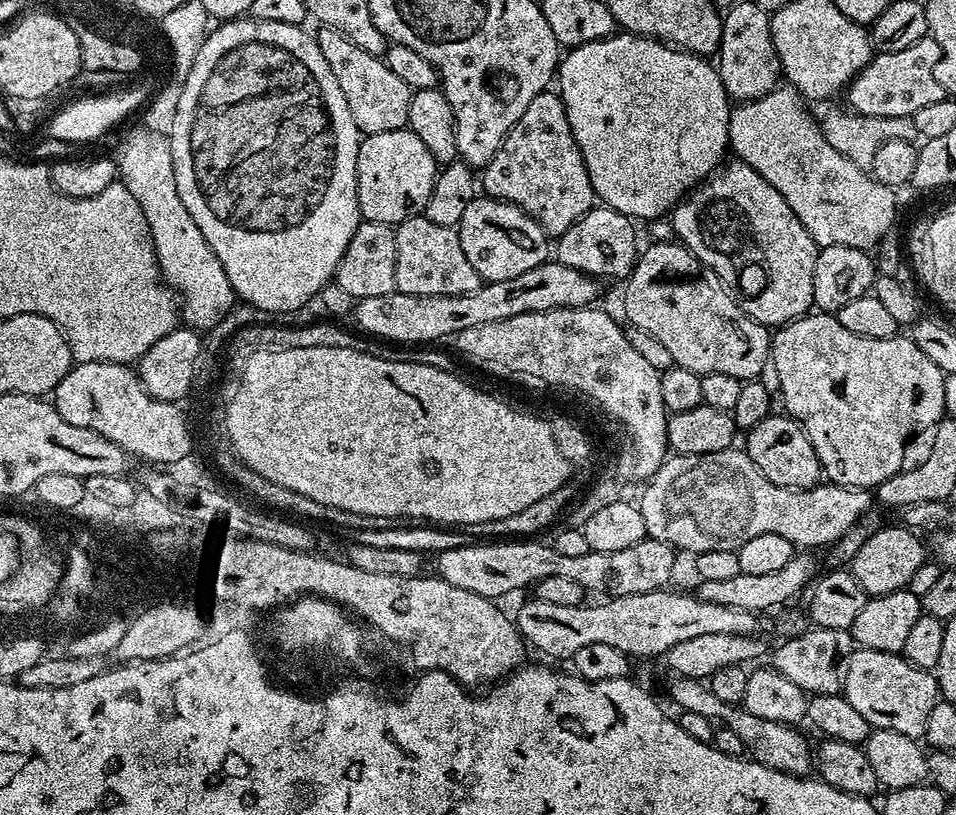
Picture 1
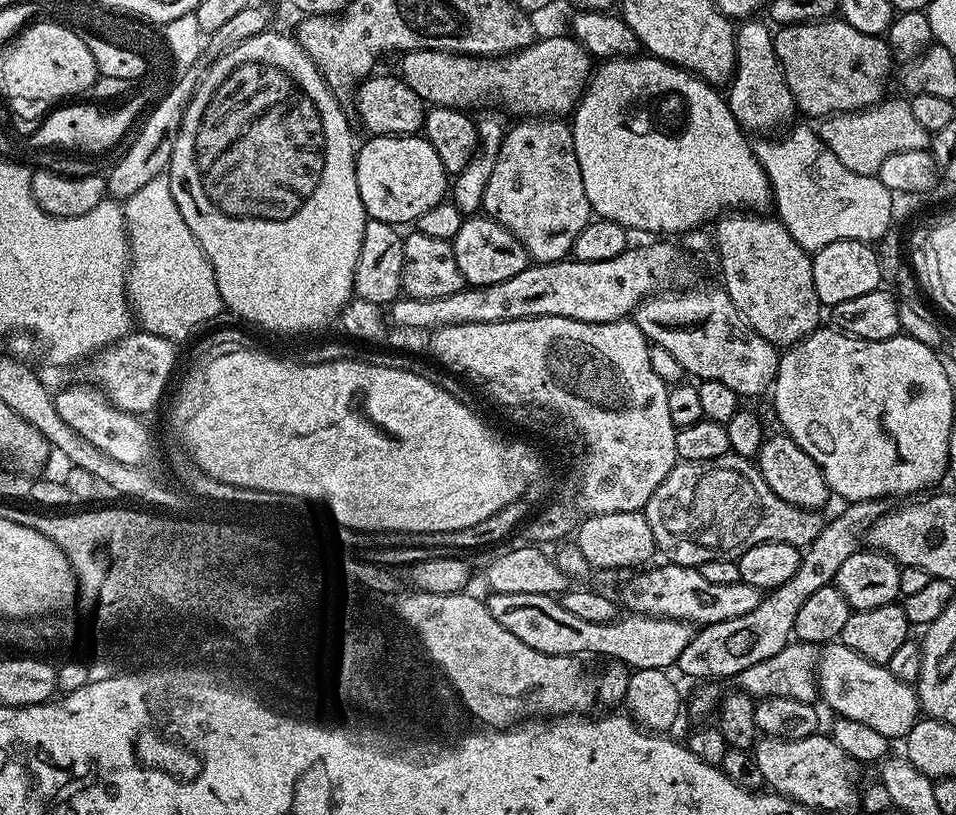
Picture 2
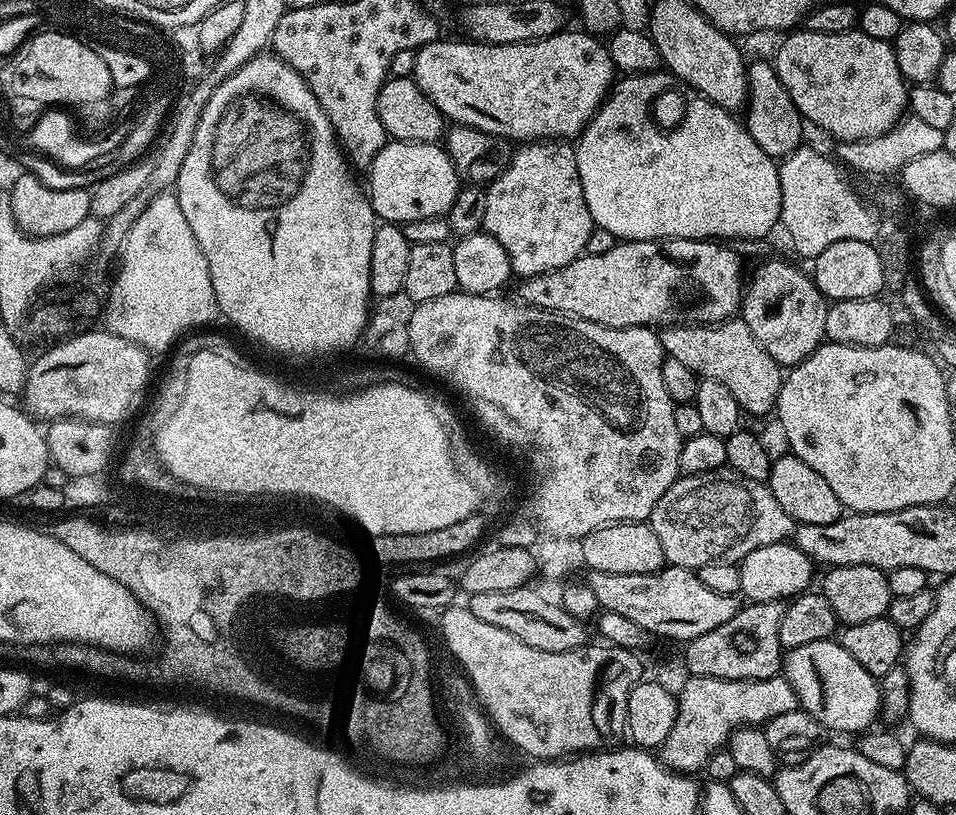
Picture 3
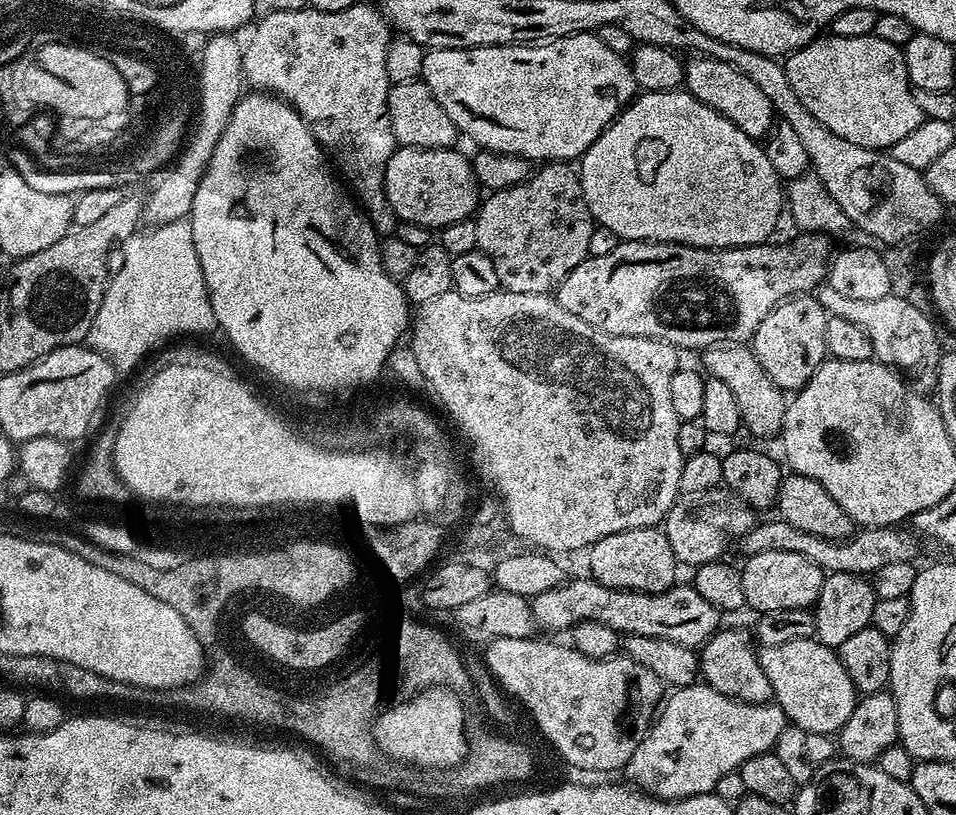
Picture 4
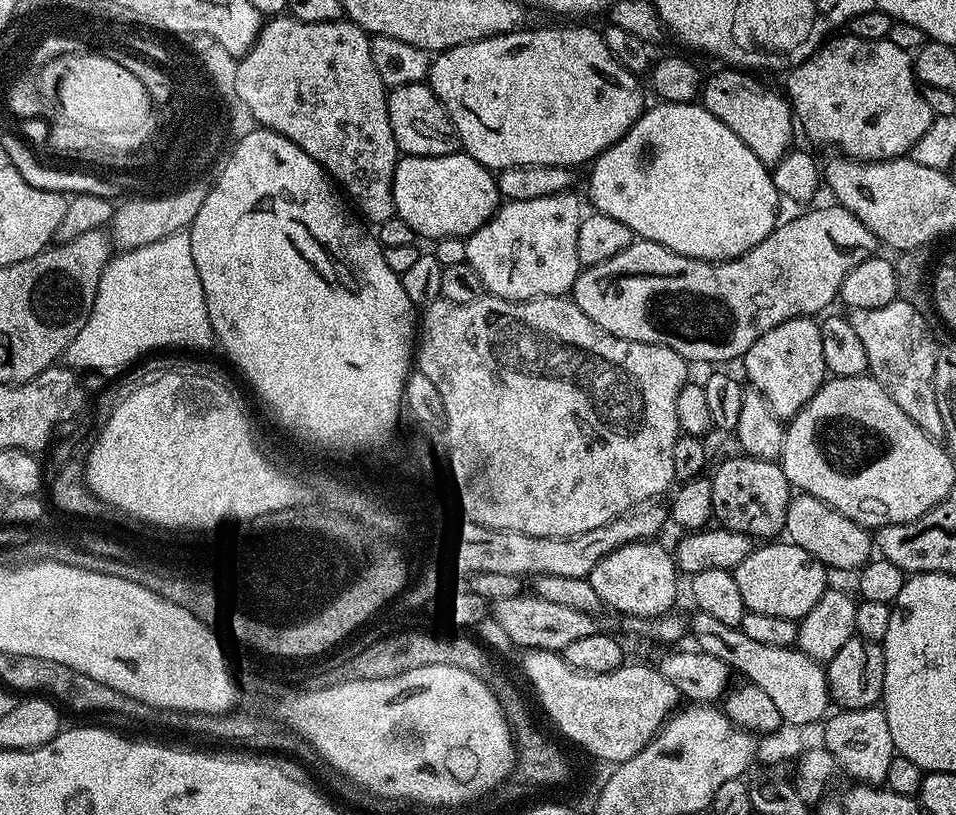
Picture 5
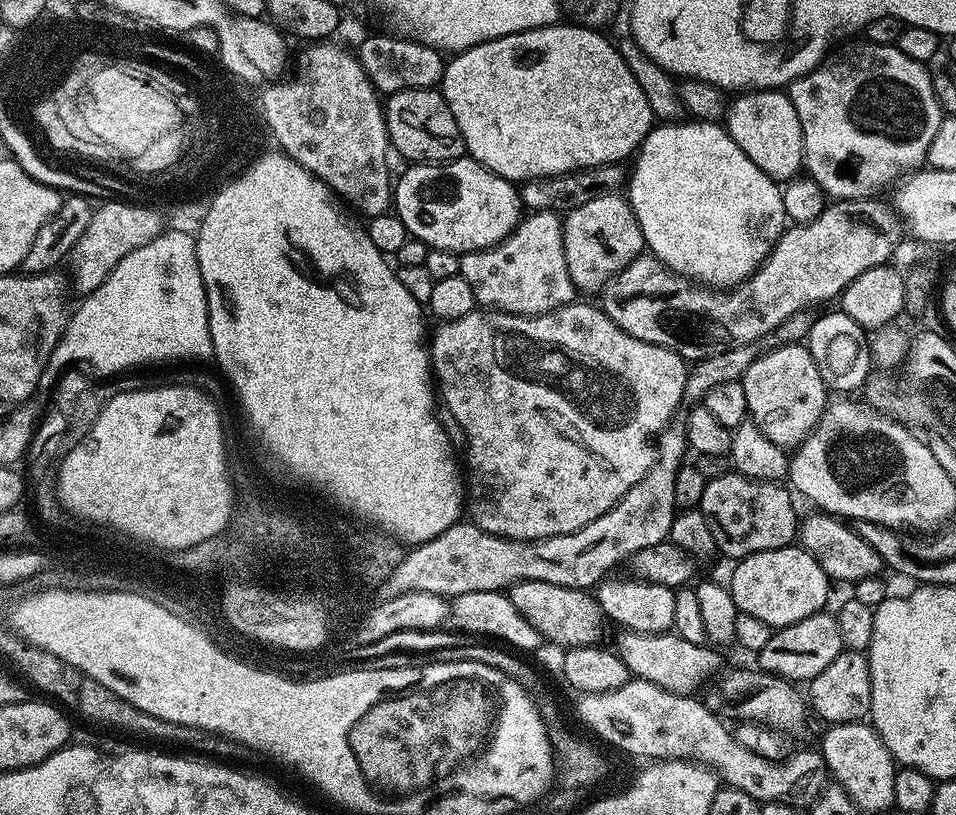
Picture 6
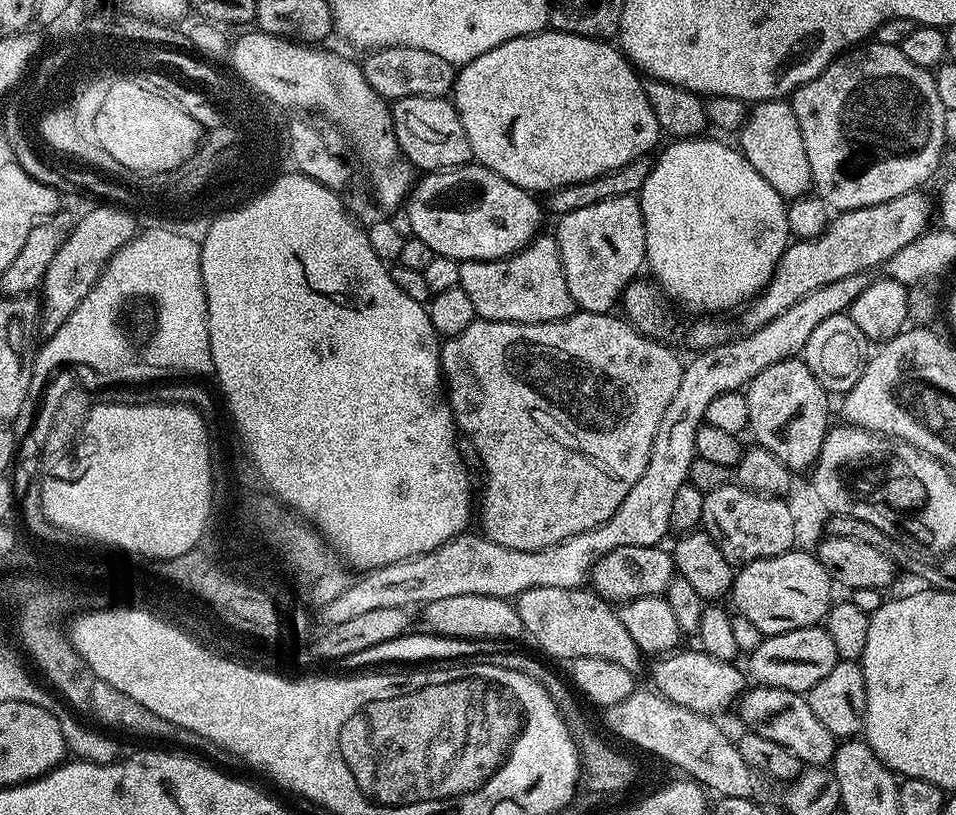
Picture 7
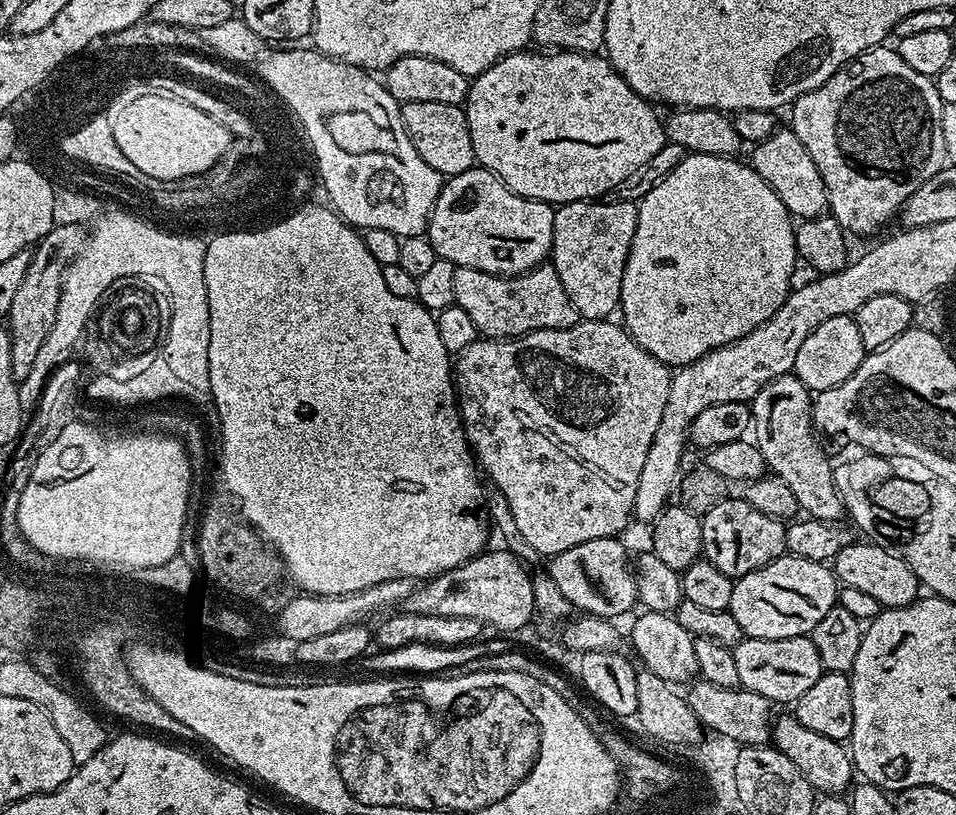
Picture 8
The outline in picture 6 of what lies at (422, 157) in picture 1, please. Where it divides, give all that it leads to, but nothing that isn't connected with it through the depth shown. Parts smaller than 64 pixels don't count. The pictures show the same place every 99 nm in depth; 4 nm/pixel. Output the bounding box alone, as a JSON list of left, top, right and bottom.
[394,158,522,254]

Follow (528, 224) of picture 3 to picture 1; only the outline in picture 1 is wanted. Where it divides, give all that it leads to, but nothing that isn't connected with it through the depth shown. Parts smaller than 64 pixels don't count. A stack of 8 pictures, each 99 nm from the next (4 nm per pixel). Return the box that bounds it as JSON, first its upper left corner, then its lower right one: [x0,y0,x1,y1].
[482,91,597,238]

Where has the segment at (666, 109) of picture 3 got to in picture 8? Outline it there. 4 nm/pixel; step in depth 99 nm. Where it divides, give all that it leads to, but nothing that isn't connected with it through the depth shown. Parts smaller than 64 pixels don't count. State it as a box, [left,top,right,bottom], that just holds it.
[619,152,798,366]

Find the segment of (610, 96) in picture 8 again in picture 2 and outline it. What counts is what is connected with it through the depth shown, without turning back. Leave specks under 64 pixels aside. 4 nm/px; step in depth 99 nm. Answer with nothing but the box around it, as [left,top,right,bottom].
[398,34,593,118]

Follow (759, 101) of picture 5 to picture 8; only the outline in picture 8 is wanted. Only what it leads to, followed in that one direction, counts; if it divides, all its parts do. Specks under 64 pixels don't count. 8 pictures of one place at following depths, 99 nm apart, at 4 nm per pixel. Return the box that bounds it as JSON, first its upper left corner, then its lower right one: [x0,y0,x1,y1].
[750,127,828,220]

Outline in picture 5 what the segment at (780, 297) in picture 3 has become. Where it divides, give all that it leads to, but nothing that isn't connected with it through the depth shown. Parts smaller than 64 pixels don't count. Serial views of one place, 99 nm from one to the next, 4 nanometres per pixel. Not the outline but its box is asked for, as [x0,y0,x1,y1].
[743,316,829,421]

